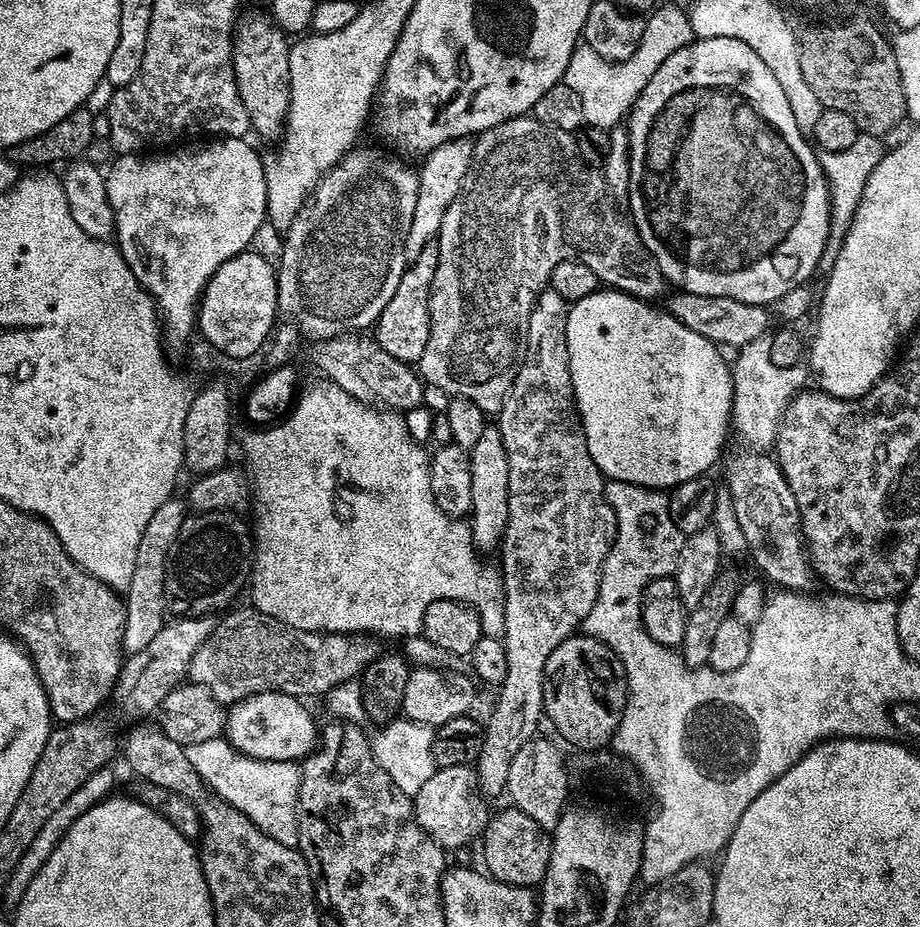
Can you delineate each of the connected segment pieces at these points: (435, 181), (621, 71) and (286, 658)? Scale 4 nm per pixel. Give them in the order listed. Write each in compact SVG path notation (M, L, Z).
M459 136L456 140L448 140L444 144L439 144L437 148L431 149L425 155L428 157L425 158L424 165L419 165L420 185L418 186L418 202L414 202L414 218L410 218L410 230L406 234L406 242L402 245L403 251L409 252L409 257L415 258L419 256L422 249L429 247L439 237L442 218L446 218L446 210L450 206L450 202L454 202L462 182L468 177L469 168L472 167L473 147L473 141L469 137Z
M577 46L572 51L572 57L564 71L563 83L568 84L570 90L578 93L578 98L582 98L585 125L593 124L596 128L610 130L625 119L624 114L633 109L637 98L642 94L646 86L646 78L656 73L656 70L648 72L644 64L646 62L640 62L635 54L630 54L630 58L616 63L601 60L586 46Z
M257 610L249 611L234 612L217 625L210 639L192 659L191 683L203 684L225 706L253 696L255 692L281 692L297 698L308 698L308 688L312 688L312 676L308 676L308 656L300 652L300 644L296 644L296 640L292 640L292 636L284 632L287 625L282 621L276 621Z

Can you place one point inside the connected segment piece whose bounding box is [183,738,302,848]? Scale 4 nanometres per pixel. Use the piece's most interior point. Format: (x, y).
(265, 792)

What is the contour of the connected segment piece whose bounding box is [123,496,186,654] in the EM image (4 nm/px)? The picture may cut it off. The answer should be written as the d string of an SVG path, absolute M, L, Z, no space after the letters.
M171 496L154 512L142 534L131 580L124 590L123 646L127 653L139 652L164 628L168 616L165 598L166 562L186 515L185 501Z

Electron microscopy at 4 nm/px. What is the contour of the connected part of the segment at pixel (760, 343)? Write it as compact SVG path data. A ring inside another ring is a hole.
M768 336L758 338L739 349L737 360L732 369L732 422L731 427L740 435L740 440L756 452L764 452L773 447L780 429L780 419L792 403L797 391L792 381L793 373L782 366L774 366L770 359L770 339Z

